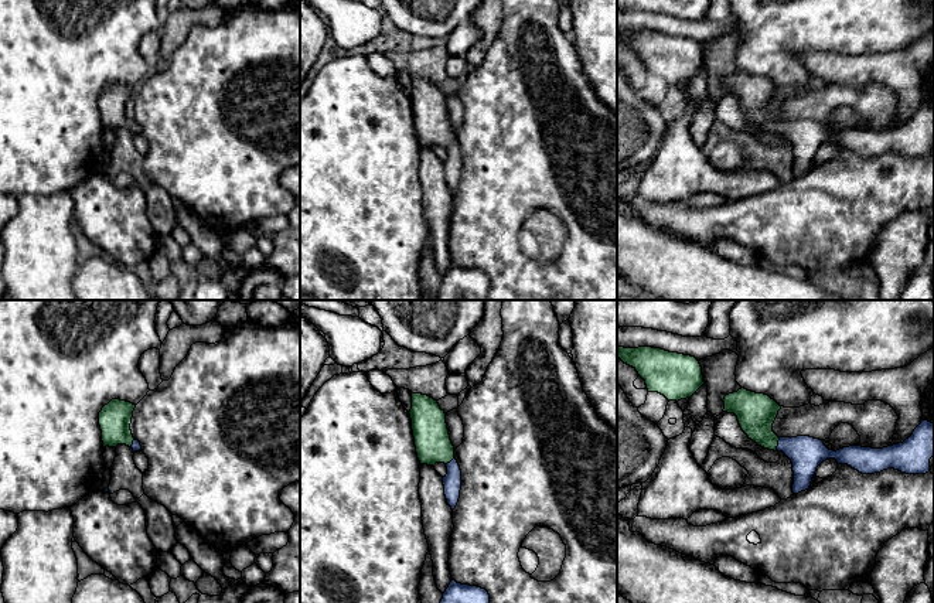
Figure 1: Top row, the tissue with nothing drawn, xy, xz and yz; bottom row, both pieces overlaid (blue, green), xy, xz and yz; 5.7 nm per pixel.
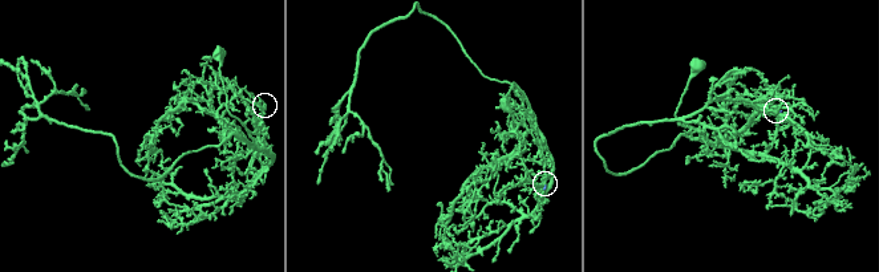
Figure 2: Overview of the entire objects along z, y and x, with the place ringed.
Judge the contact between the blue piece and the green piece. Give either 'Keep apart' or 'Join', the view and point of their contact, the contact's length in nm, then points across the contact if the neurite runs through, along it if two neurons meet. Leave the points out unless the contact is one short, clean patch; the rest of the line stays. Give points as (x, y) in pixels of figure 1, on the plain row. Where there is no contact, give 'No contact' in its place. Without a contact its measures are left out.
Join. Touches blue at yz (779, 126). Shared border 80 nm. Path across: yz (805, 136), (779, 126), (757, 108), (756, 95)

